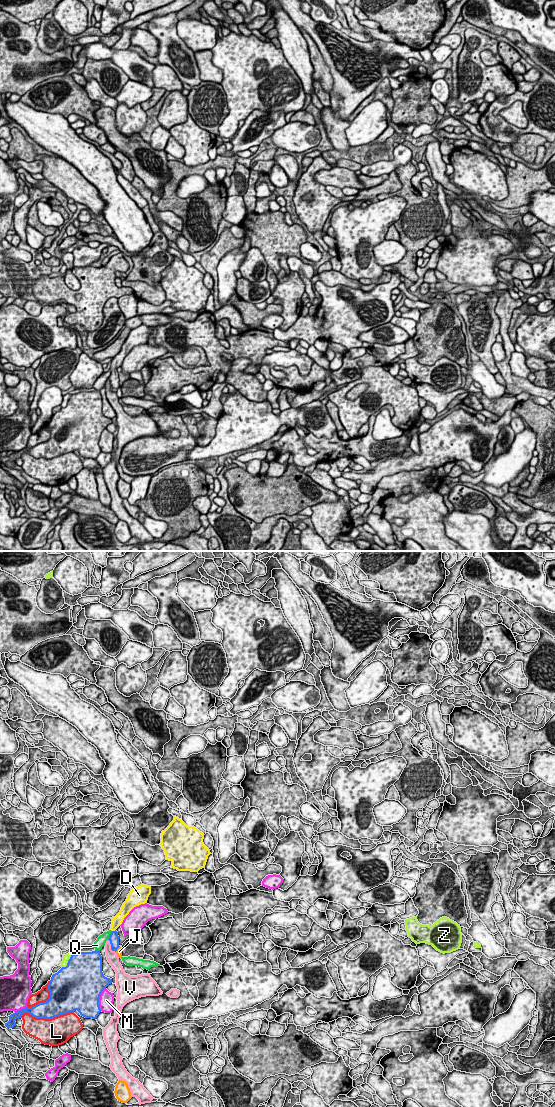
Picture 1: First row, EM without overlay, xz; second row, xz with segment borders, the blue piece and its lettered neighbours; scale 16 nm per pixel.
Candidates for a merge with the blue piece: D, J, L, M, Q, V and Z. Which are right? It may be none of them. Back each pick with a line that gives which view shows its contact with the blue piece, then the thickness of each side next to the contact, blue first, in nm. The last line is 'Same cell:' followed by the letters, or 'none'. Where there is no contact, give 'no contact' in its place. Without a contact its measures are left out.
D: xz | 160/160 nm
Same cell: D

